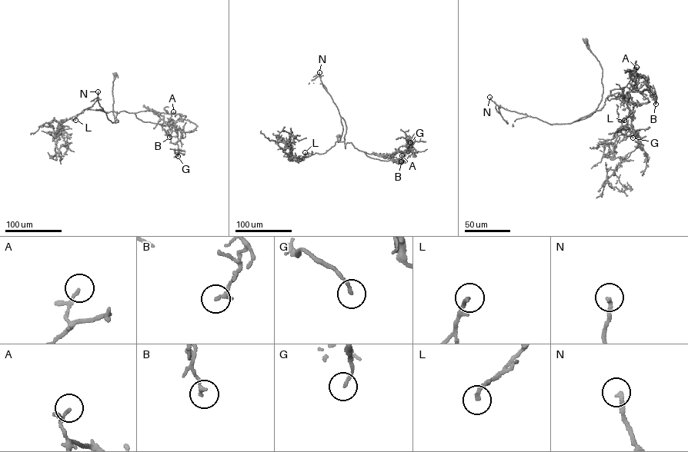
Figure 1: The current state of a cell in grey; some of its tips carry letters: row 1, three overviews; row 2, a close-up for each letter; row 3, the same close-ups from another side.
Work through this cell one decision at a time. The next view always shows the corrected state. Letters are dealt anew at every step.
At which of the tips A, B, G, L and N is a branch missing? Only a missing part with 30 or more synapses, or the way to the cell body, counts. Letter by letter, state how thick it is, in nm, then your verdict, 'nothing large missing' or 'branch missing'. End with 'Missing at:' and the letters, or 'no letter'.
A: calibre 110 nm; nothing large missing
B: calibre 200 nm; nothing large missing
G: calibre 140 nm; nothing large missing
L: calibre 190 nm; nothing large missing
N: calibre 180 nm; branch missing
Missing at: N

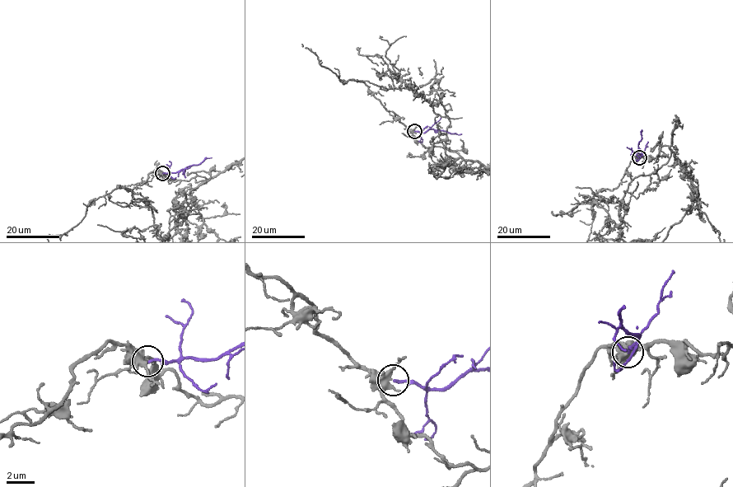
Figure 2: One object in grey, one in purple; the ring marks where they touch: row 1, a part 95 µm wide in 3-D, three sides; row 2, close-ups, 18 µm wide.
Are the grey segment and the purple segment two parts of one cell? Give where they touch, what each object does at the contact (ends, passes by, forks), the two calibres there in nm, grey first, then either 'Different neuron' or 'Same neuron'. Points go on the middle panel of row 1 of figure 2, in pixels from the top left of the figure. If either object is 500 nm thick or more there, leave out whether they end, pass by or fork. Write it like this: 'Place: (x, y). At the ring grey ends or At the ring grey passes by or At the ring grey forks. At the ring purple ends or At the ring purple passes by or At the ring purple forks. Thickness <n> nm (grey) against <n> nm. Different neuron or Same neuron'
Place: (414, 131). At the ring grey forks. At the ring purple ends. Thickness 420 nm (grey) against 200 nm. Same neuron

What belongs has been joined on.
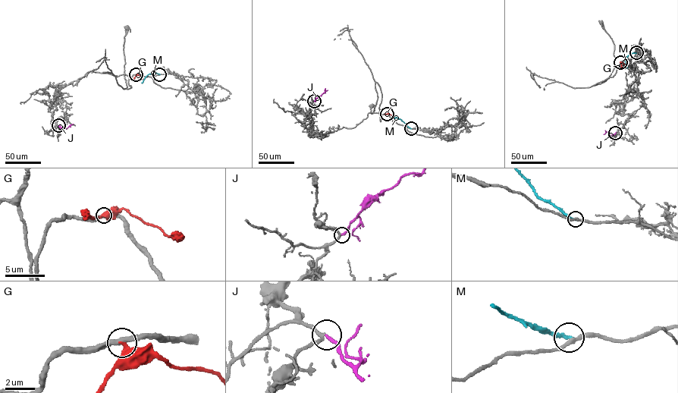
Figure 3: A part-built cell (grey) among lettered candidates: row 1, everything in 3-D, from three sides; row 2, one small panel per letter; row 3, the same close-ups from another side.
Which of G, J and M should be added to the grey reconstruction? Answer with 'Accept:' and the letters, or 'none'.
Accept: J

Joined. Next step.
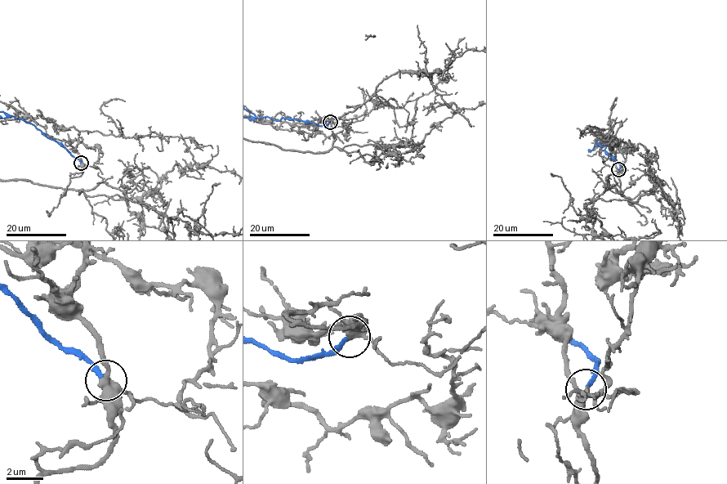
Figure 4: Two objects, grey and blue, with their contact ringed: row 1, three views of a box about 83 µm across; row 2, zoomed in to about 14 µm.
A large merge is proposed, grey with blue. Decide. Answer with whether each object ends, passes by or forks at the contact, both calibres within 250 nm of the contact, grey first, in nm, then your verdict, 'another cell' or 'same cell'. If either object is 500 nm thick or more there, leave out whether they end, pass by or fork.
grey forks there; blue ends there; 360 nm thick on the grey side, 220 nm on the other; another cell

